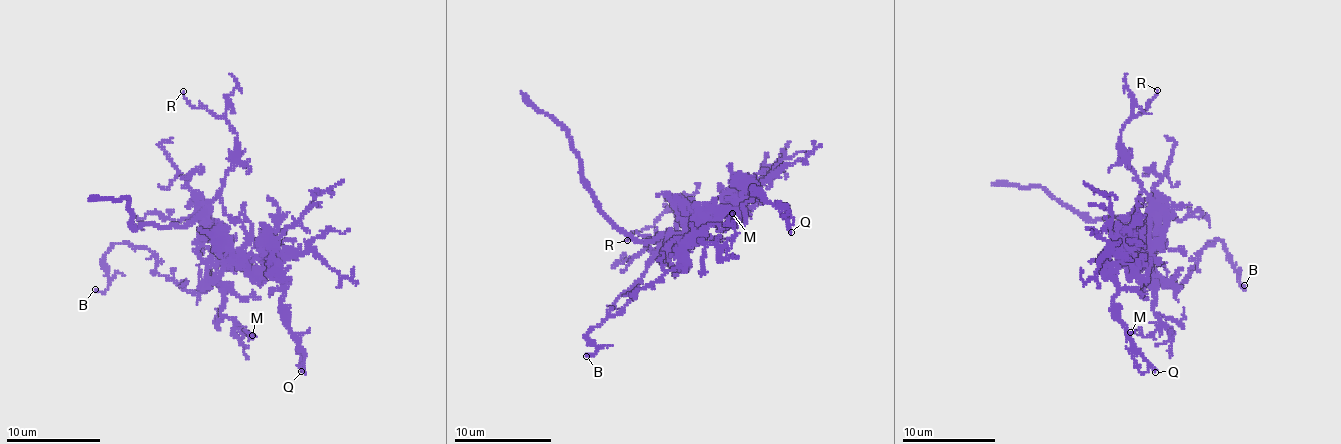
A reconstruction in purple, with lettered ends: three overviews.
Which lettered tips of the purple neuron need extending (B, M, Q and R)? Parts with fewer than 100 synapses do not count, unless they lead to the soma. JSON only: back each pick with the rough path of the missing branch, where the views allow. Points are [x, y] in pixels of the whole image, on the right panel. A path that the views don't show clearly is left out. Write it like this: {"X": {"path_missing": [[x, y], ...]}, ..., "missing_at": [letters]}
{"missing_at": []}

